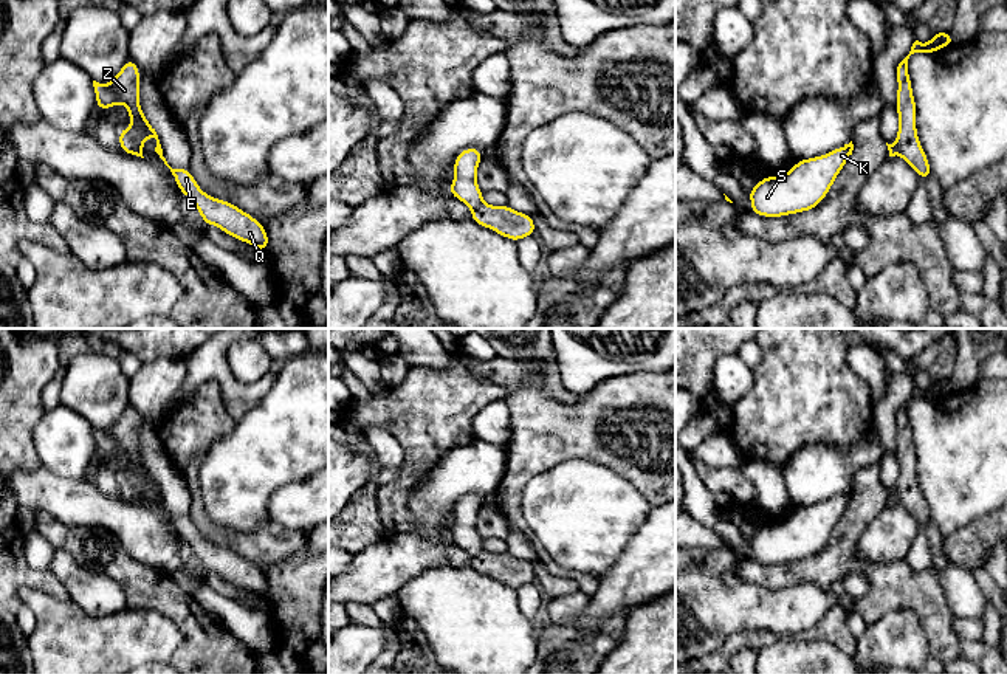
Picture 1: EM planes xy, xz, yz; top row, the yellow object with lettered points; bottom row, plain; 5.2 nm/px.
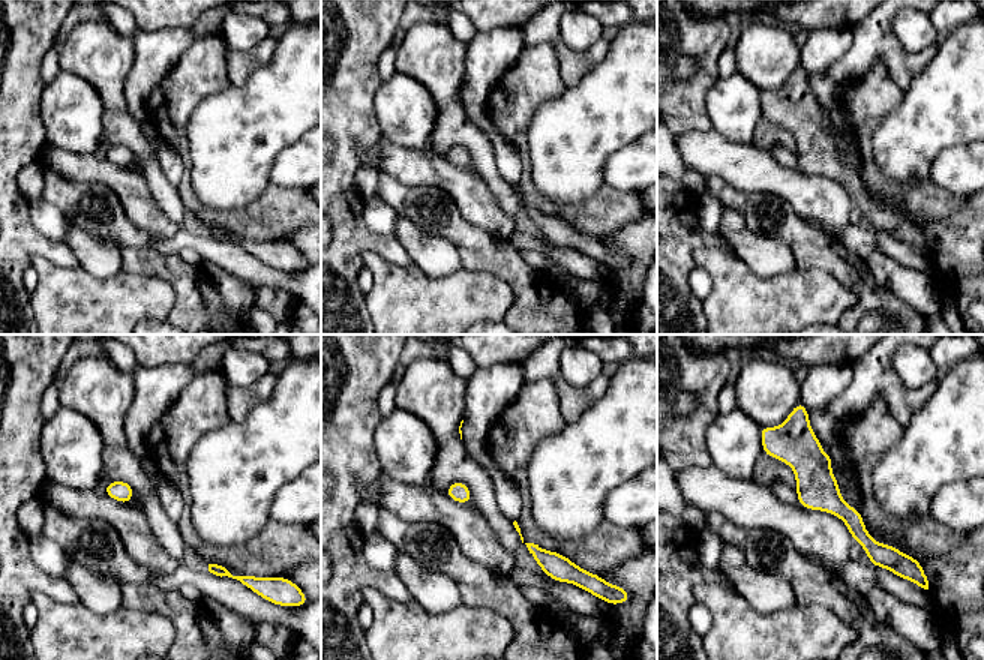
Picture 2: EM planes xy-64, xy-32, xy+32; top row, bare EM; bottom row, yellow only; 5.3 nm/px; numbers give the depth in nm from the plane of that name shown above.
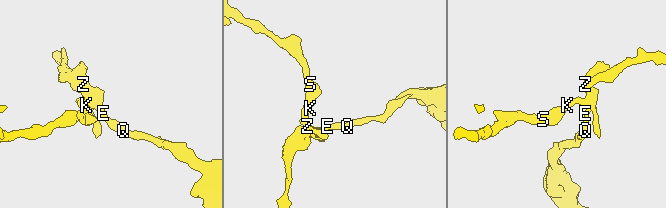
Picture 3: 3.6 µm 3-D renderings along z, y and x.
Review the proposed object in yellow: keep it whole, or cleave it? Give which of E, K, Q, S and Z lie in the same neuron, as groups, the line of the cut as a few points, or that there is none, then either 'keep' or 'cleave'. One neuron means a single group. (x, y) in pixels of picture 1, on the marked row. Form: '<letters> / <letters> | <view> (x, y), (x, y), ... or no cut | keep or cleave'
E Q Z / K S | xy (124, 129), (132, 140), (134, 154) | cleave

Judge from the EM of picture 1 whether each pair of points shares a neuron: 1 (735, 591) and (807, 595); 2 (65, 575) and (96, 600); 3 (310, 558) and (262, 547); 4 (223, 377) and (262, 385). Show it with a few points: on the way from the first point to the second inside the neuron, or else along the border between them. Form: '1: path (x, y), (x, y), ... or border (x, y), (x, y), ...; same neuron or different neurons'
1: path (753, 600), (789, 600); same neuron
2: path (73, 577), (89, 592); same neuron
3: border (307, 533), (307, 543), (298, 552), (262, 570); different neurons
4: path (233, 386), (236, 389), (253, 389); same neuron

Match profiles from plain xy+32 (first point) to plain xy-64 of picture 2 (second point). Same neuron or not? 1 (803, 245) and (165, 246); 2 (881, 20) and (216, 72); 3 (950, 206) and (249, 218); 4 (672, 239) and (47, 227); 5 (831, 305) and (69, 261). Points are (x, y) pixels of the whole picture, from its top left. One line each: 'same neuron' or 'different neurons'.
1: different neurons
2: different neurons
3: same neuron
4: different neurons
5: different neurons

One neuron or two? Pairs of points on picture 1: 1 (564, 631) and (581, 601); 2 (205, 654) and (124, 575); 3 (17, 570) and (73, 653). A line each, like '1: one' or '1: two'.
1: two
2: one
3: two

